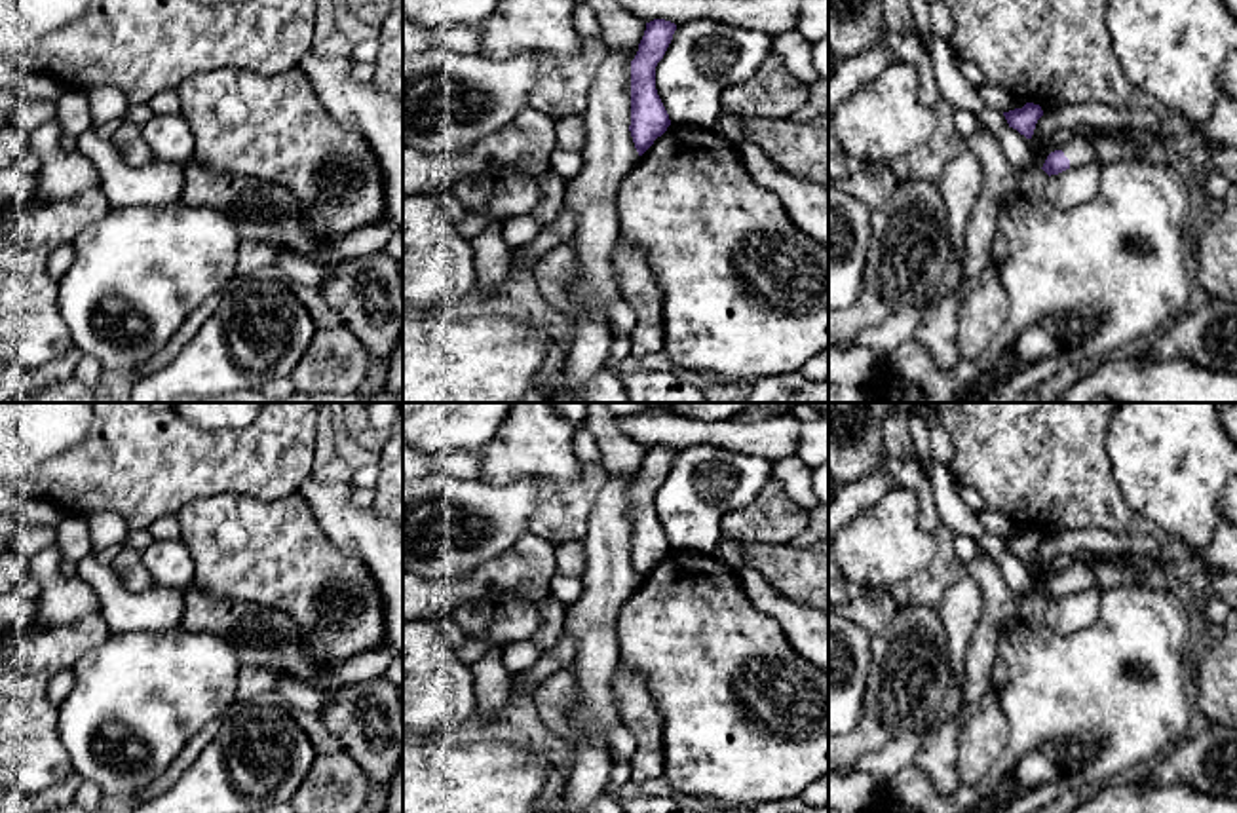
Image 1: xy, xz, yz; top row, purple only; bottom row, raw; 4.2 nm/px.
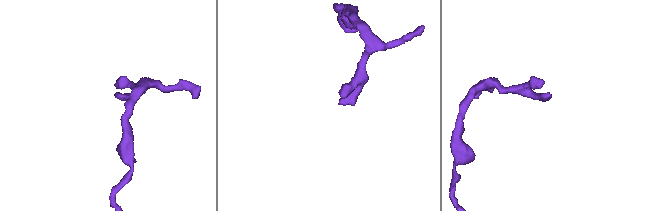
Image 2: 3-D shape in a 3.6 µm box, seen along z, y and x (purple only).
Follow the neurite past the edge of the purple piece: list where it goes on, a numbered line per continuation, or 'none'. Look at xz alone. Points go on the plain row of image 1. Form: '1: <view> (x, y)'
none

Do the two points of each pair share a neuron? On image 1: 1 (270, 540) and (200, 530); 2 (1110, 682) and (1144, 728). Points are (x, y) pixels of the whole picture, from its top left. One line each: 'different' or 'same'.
1: same
2: same

